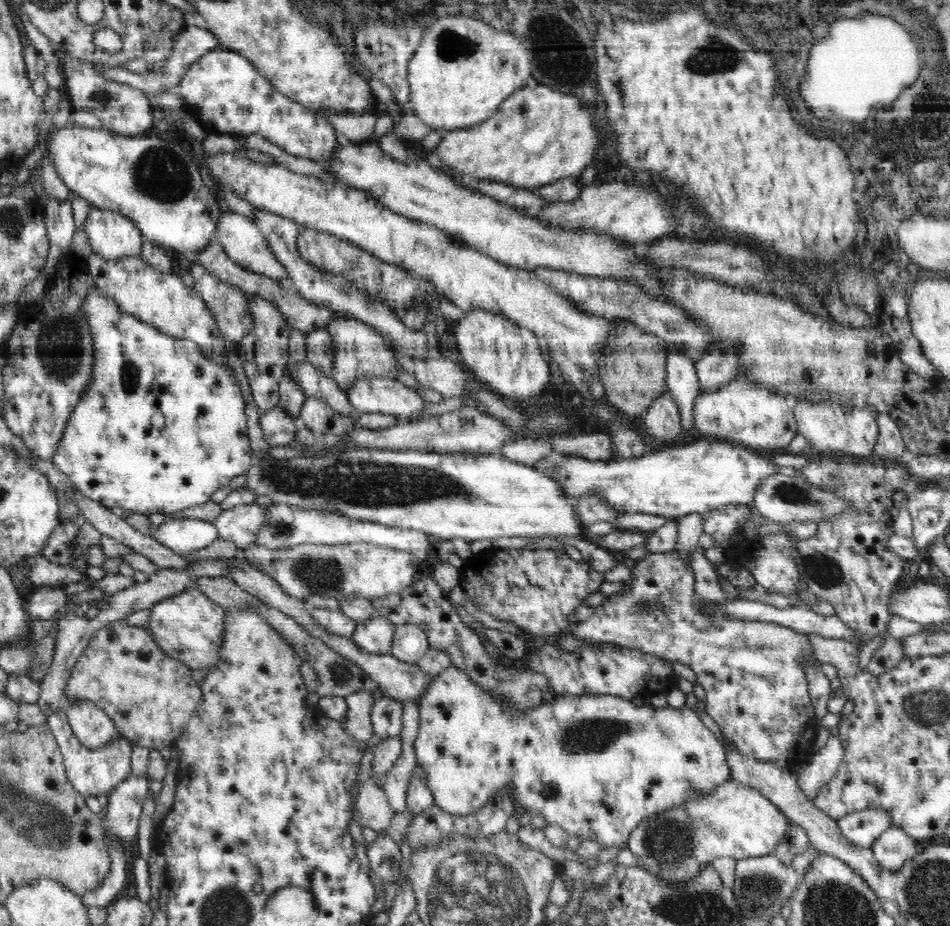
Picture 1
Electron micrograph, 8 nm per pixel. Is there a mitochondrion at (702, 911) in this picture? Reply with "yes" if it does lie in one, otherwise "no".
yes

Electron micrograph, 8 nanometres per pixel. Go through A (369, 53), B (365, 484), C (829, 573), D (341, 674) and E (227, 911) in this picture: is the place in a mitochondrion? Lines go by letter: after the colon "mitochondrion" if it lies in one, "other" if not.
A: other
B: mitochondrion
C: mitochondrion
D: mitochondrion
E: mitochondrion

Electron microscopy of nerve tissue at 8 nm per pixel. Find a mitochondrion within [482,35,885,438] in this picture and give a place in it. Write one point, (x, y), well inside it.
(706, 61)

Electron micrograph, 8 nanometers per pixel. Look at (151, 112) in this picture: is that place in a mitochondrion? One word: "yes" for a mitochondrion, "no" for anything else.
no

